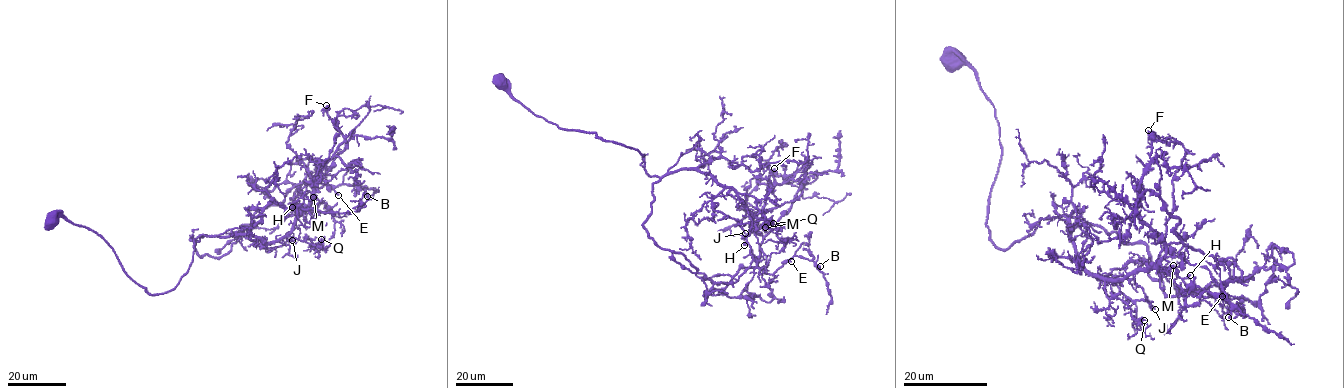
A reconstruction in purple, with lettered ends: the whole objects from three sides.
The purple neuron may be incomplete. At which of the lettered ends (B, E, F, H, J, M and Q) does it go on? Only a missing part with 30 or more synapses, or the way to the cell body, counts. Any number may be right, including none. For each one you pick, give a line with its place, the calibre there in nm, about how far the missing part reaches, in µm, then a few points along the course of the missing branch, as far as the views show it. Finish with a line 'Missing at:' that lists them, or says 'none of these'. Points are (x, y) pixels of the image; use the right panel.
J: place (1155, 309); calibre 220 nm; missing 20 µm; course (1155, 309), (1164, 315), (1166, 306), (1173, 304), (1192, 318), (1191, 323), (1196, 329)
Missing at: J

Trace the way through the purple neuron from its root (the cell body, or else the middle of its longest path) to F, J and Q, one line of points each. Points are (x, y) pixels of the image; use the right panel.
F: (947, 60), (994, 107), (997, 249), (1068, 215), (1092, 276), (1156, 266), (1165, 241), (1137, 212), (1148, 130)
J: (947, 60), (967, 63), (994, 107), (994, 247), (1042, 218), (1077, 217), (1070, 235), (1085, 269), (1155, 309)
Q: (947, 60), (967, 63), (994, 107), (994, 247), (1042, 218), (1077, 217), (1080, 262), (1144, 320)

